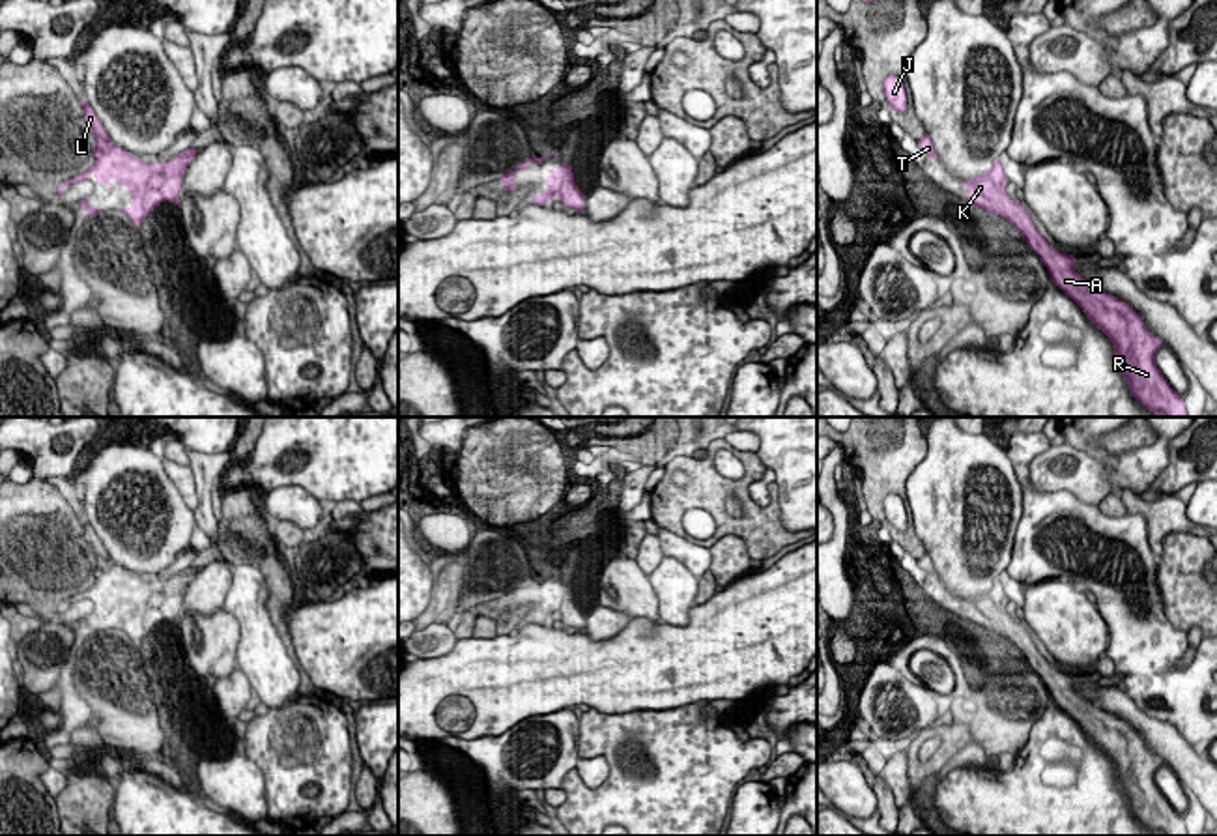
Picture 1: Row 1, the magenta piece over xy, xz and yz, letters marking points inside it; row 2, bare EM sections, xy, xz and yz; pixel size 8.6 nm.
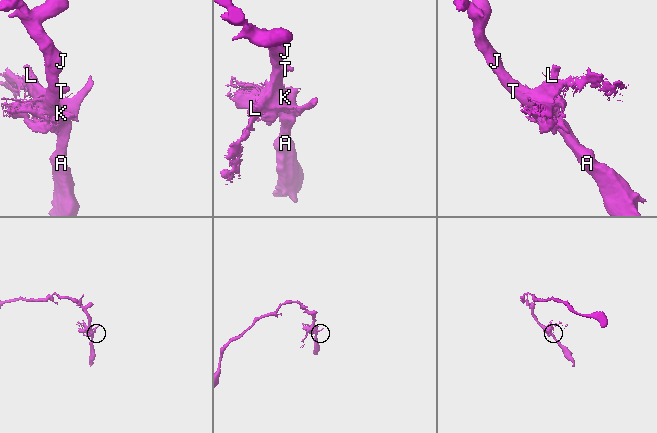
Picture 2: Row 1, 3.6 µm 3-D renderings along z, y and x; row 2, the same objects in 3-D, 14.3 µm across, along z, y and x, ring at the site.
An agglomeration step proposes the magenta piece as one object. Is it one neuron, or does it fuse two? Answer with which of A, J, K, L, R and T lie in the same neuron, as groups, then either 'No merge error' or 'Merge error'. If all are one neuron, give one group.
Groups: A J K L R T. No merge error

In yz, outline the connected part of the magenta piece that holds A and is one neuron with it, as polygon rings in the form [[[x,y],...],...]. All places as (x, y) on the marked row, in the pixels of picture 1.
[[[995,159],[987,174],[961,181],[966,183],[966,202],[1006,217],[1039,256],[1052,282],[1110,339],[1114,357],[1135,400],[1159,417],[1187,417],[1183,400],[1155,363],[1155,353],[1163,340],[1146,329],[1140,316],[1125,301],[1081,279],[1075,271],[1075,254],[1054,251],[1047,243],[1021,202],[1008,196],[1006,187],[1009,181],[1000,159]]]

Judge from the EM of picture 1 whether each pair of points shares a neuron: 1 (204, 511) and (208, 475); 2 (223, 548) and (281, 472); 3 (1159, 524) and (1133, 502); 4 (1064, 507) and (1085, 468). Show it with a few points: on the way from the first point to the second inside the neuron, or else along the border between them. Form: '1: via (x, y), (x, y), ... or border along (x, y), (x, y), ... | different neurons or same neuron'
1: via (204, 502), (204, 485) | same neuron
2: border along (223, 489), (253, 487), (262, 496) | different neurons
3: via (1154, 518), (1139, 505) | same neuron
4: border along (1030, 477), (1038, 490), (1070, 490), (1096, 505) | different neurons

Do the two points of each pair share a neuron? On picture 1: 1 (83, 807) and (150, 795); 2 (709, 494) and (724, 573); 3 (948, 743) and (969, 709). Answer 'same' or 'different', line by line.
1: different
2: different
3: different

